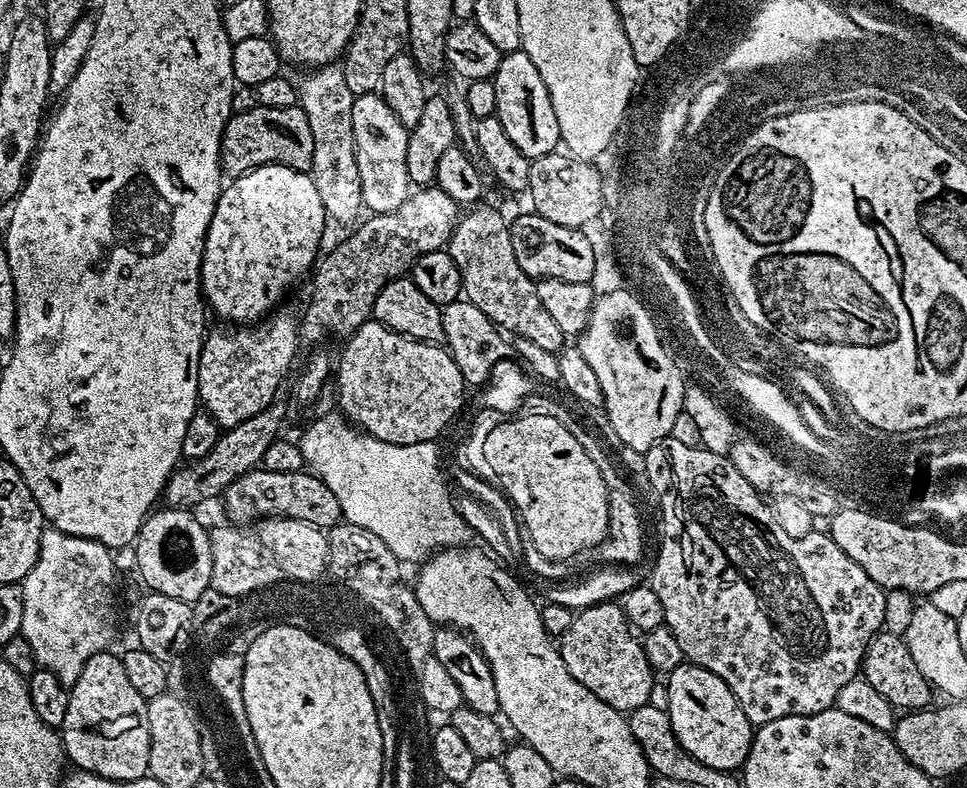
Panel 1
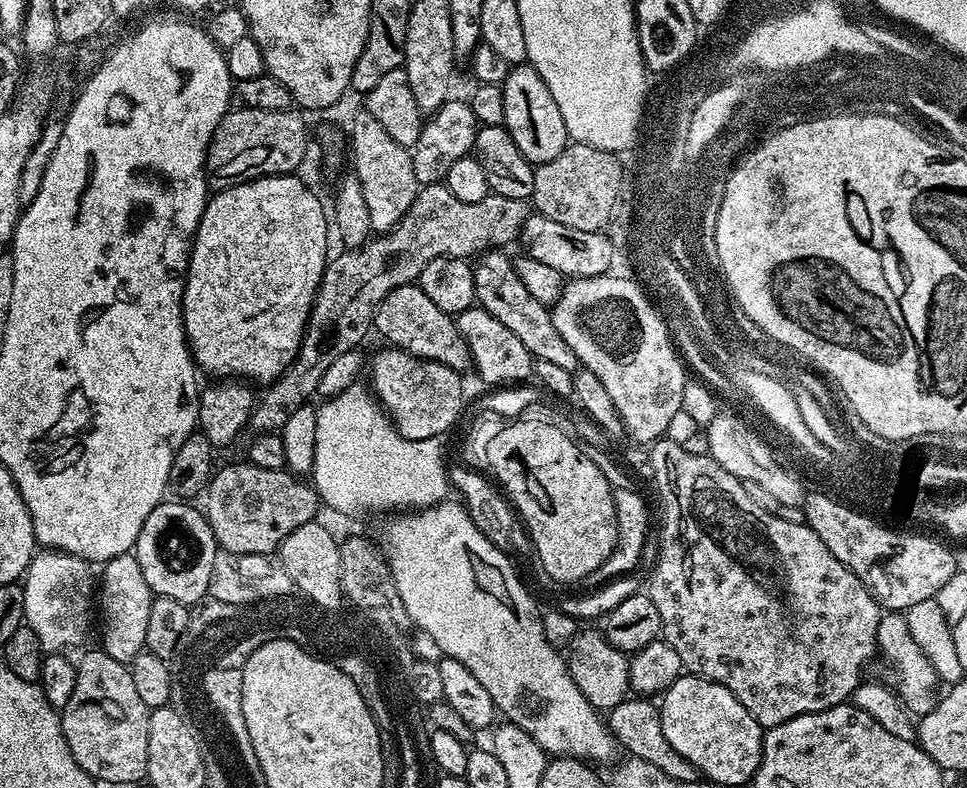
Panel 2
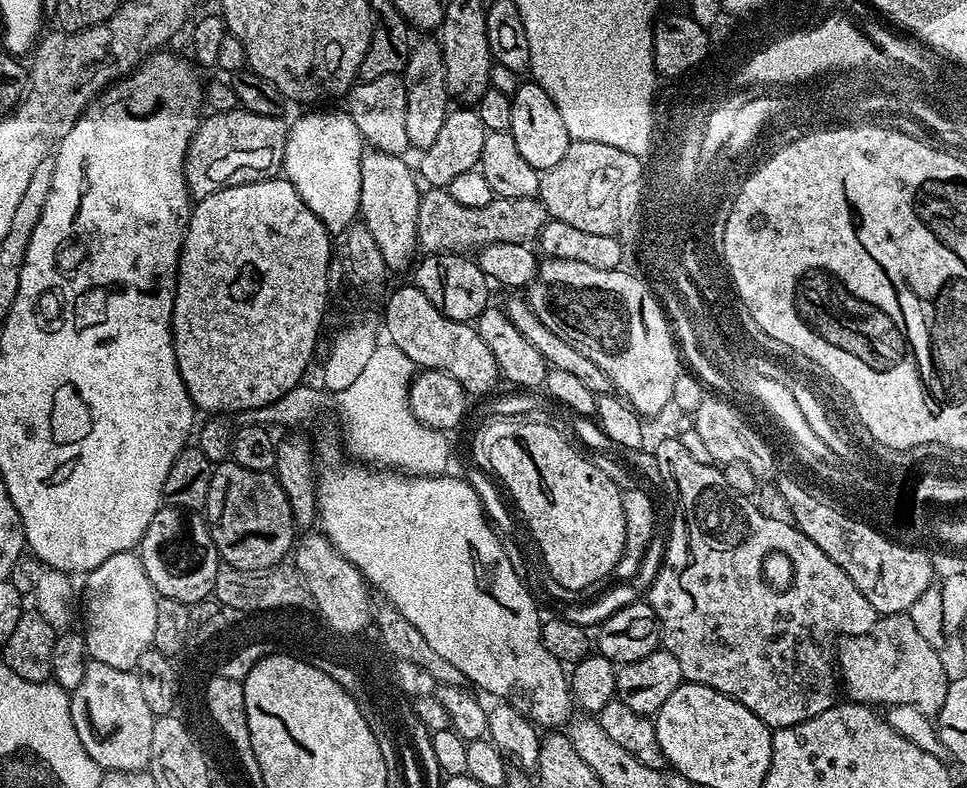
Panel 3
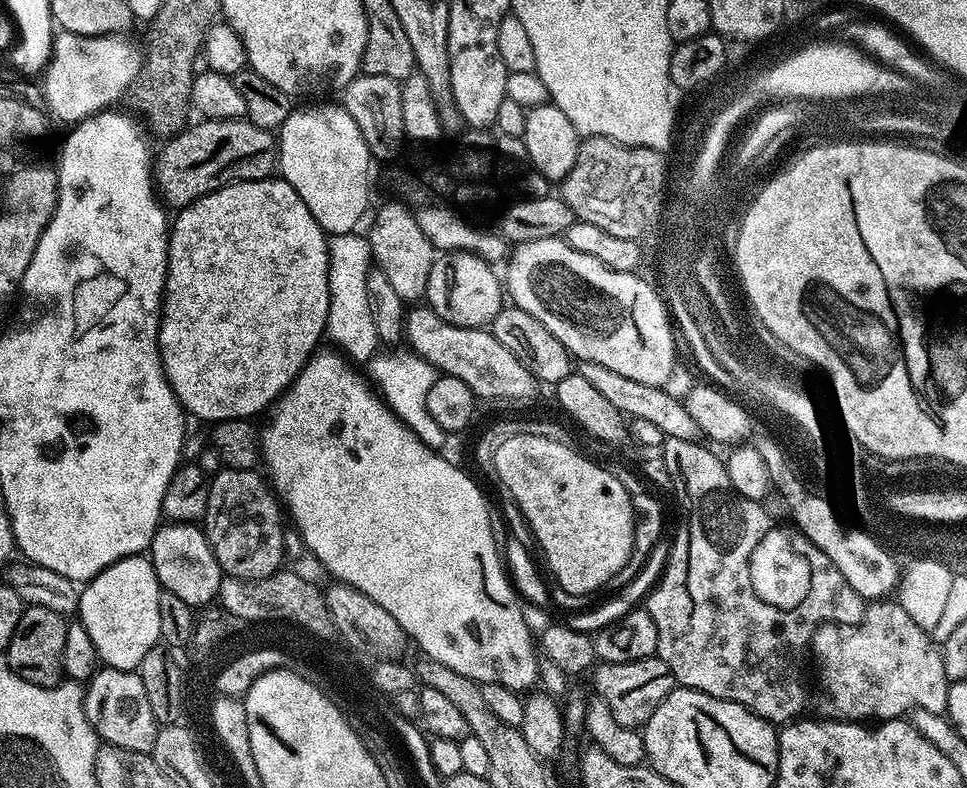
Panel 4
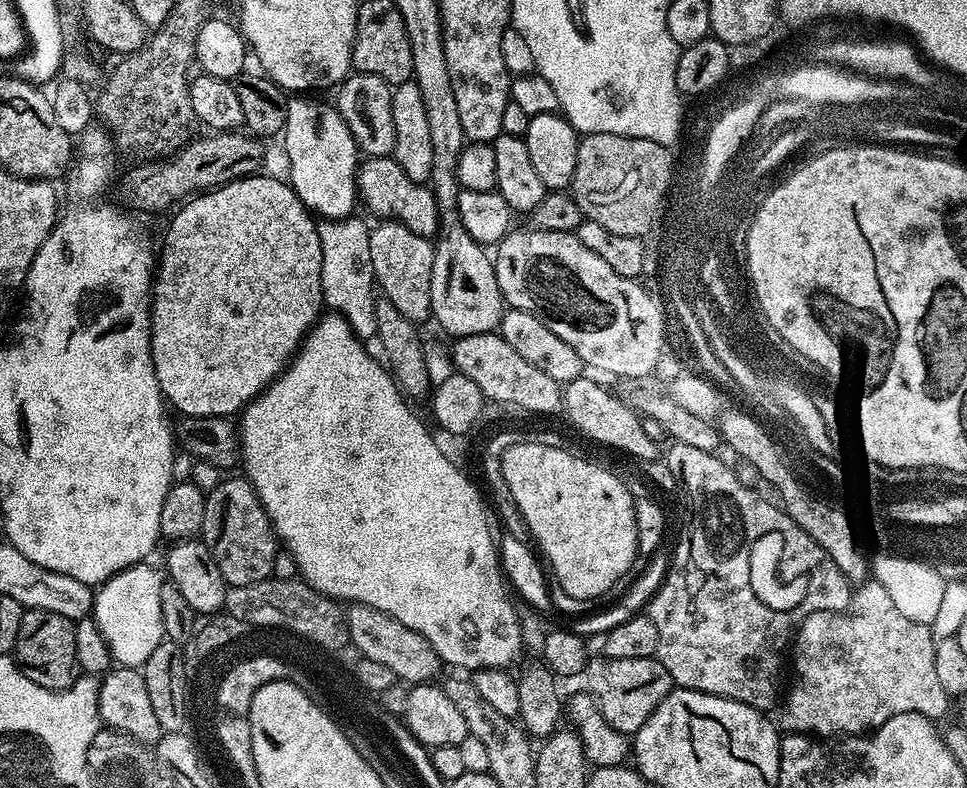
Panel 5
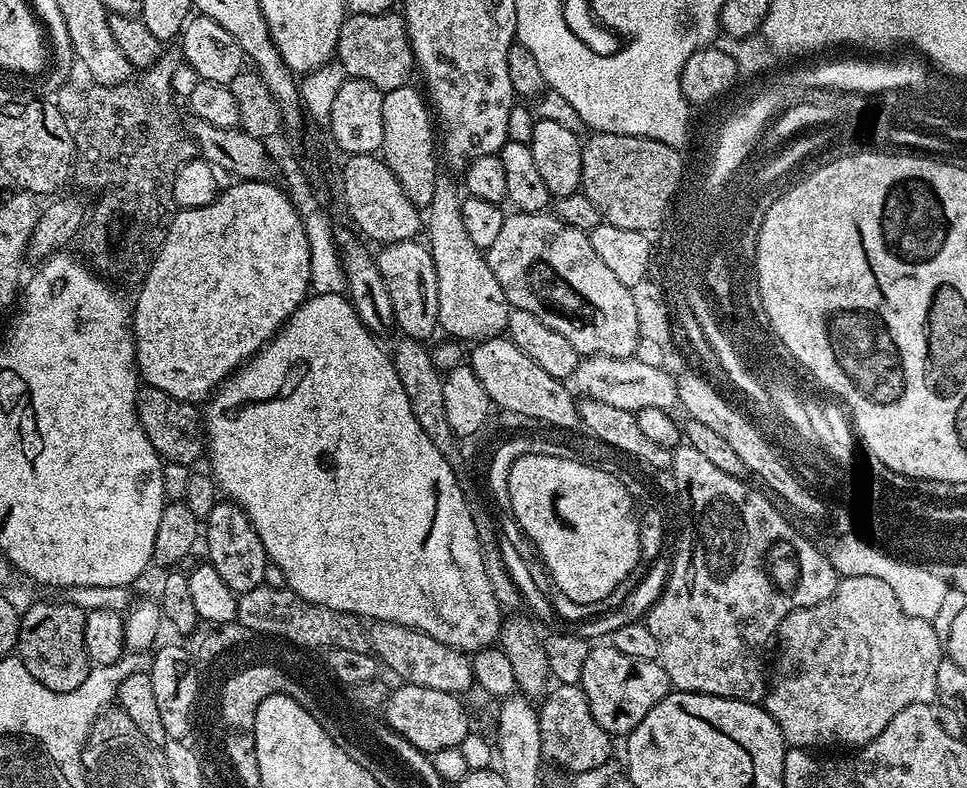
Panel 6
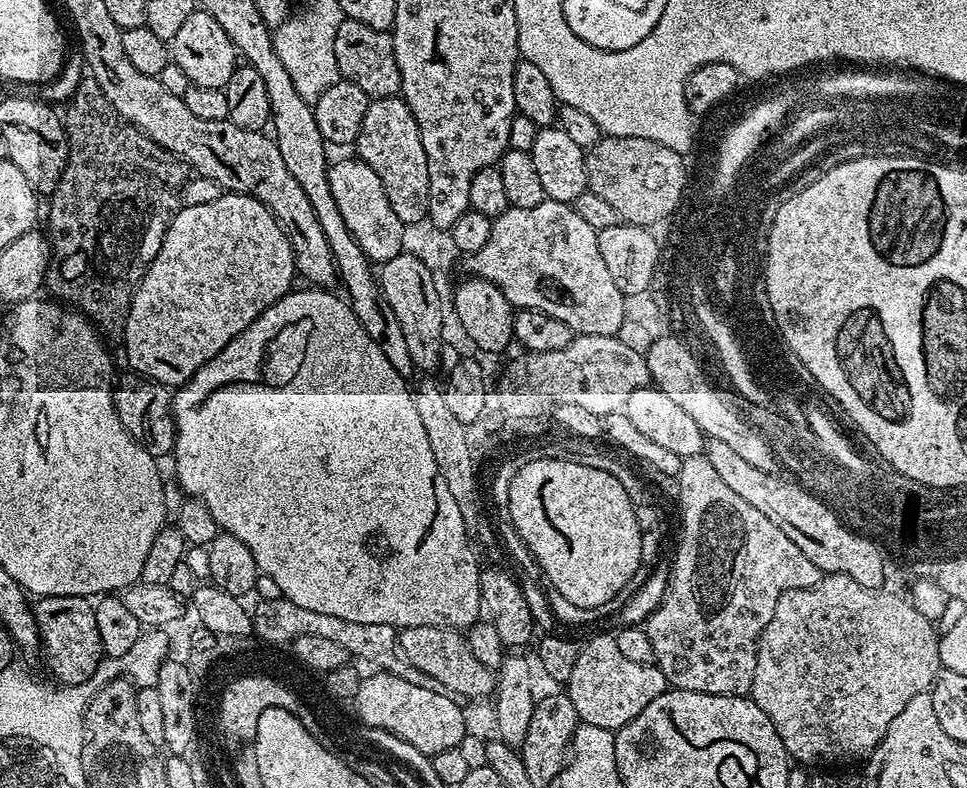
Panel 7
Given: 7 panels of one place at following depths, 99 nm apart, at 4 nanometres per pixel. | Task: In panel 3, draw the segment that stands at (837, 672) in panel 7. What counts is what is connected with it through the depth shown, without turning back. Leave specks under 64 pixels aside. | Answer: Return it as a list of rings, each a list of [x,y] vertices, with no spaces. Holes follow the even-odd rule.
[[[906,614],[898,616],[880,616],[873,628],[865,636],[849,636],[838,644],[838,676],[842,688],[848,691],[847,699],[857,704],[891,706],[905,704],[922,710],[922,714],[936,718],[942,710],[942,702],[946,702],[950,675],[940,661],[937,649],[918,630],[914,630],[914,622]]]

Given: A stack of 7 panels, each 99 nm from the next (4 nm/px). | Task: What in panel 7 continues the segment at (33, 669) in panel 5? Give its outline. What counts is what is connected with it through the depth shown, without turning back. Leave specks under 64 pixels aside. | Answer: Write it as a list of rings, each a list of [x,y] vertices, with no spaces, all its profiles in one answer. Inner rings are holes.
[[[41,596],[35,601],[36,629],[40,631],[40,642],[44,660],[48,668],[57,676],[59,683],[64,686],[84,684],[90,677],[101,671],[102,638],[98,638],[98,618],[96,605],[86,596]]]

